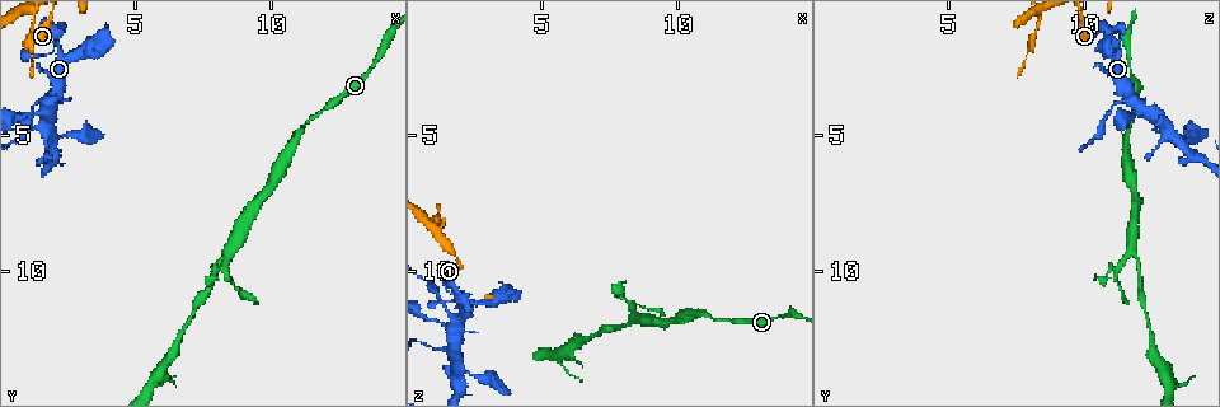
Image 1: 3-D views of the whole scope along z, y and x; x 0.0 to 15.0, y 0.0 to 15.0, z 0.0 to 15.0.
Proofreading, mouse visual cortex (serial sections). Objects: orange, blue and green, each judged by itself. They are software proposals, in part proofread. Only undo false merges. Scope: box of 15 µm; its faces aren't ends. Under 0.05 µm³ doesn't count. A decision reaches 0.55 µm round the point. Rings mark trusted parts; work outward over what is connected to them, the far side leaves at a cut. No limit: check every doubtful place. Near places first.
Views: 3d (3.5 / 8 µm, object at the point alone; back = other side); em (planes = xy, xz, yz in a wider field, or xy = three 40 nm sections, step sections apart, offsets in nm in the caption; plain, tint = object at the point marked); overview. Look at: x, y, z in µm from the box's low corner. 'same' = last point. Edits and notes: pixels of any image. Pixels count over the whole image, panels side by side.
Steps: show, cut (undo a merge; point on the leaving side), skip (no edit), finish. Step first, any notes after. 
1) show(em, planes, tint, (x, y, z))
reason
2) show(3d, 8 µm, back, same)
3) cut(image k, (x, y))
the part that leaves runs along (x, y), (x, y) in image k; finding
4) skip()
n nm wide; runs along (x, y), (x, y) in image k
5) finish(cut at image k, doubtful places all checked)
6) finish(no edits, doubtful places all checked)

show(3d, 3.5 µm, back, (1.1, 1.0, 8.3))
a narrow waist

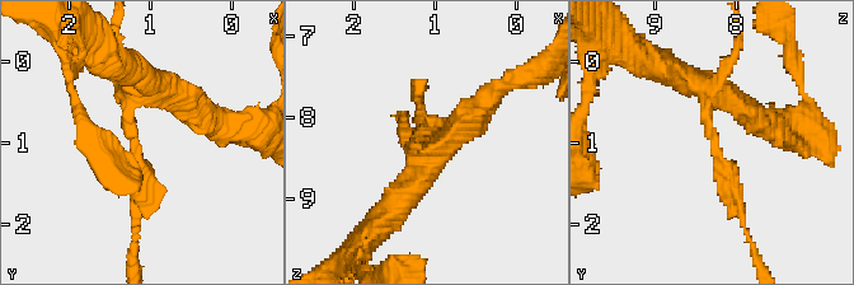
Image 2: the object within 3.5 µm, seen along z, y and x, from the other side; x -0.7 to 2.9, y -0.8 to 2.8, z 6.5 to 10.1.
show(em, planes, tint, (1.15, 1.05, 8.30))
shape alone is not enough

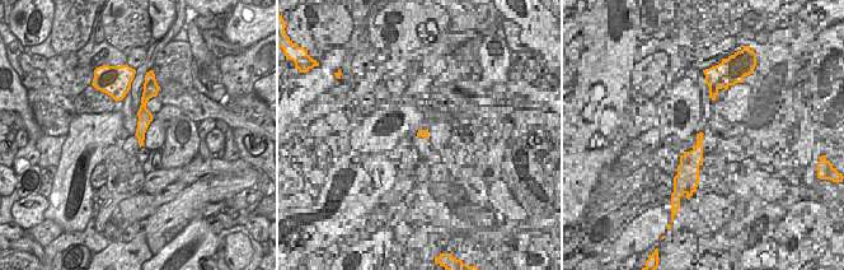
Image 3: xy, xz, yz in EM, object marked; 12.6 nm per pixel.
cut(image 2, (714, 145))
160 nm wide; the part that leaves runs along (702, 90), (733, 204) in image 2; two cells meet here

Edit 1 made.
show(3d, 8 µm, (1.9, 4.0, 12.1))
thin arm on a thick one

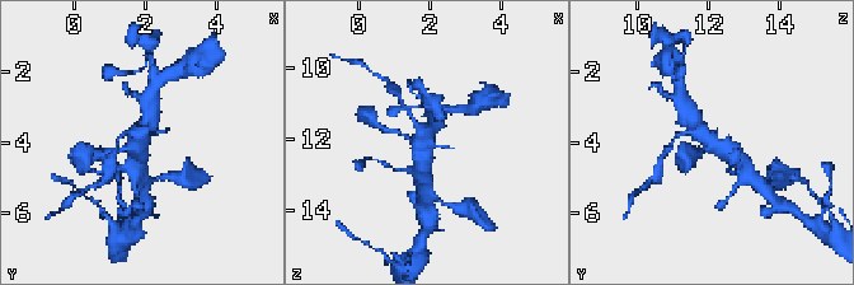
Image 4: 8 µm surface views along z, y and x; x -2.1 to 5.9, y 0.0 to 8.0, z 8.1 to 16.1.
show(em, xy, step 1, tint, (1.8, 4.0, 12.0))

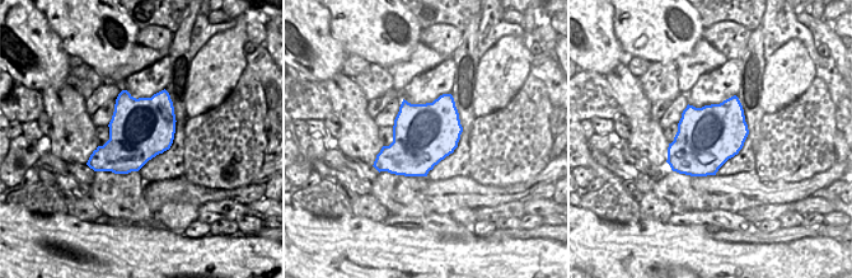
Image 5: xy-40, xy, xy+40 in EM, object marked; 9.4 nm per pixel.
skip()
runs along (690, 115), (711, 143), (741, 163) in image 4; continuous, no second cell

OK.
show(em, xy, step 2, tint, (2.0, 1.3, 10.9))
narrows sharply

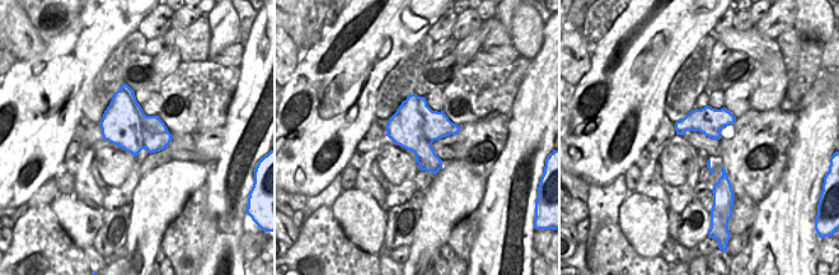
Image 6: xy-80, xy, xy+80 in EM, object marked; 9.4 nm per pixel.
show(3d, 3.5 µm, same)
see where the arms go

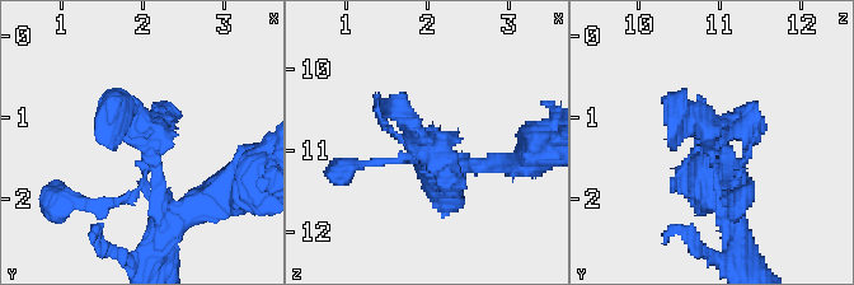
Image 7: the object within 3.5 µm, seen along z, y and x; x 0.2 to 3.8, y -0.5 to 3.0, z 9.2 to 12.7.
skip()
460 nm wide; runs along (164, 222), (153, 148), (106, 93) in image 7; one cell here

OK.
finish(cut at image 2, doubtful places all checked)

